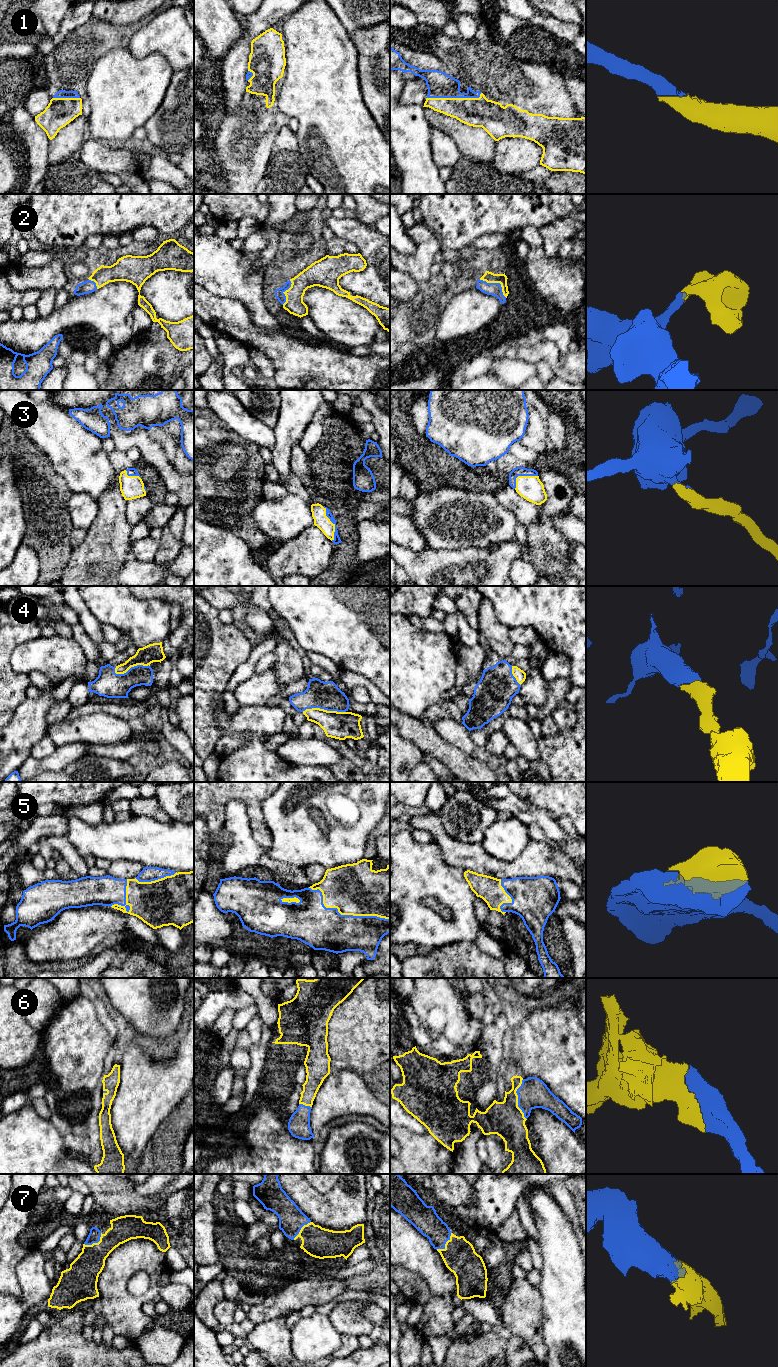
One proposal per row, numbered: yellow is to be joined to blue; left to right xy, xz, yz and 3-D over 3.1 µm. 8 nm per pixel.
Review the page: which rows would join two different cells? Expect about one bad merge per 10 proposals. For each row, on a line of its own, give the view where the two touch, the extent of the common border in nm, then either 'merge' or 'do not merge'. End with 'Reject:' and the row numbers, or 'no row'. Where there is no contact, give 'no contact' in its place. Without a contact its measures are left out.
1: meets blue in yz; contact 440 nm long; merge
2: meets blue in yz; contact 260 nm long; merge
3: meets blue in xz; contact 300 nm long; merge
4: meets blue in xz; contact 360 nm long; merge
5: meets blue in xz; contact 700 nm long; merge
6: meets blue in yz; contact 320 nm long; merge
7: meets blue in yz; contact 180 nm long; merge
Reject: no row

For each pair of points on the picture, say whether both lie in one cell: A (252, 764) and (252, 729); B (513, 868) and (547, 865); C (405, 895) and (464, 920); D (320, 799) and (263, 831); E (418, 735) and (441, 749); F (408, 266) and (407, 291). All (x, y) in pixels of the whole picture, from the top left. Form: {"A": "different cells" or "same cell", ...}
{"A": "same cell", "B": "same cell", "C": "same cell", "D": "different cells", "E": "same cell", "F": "different cells"}

